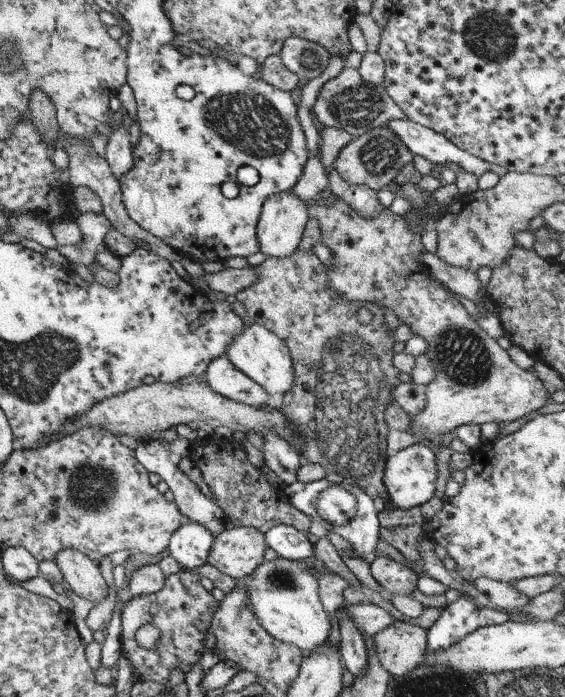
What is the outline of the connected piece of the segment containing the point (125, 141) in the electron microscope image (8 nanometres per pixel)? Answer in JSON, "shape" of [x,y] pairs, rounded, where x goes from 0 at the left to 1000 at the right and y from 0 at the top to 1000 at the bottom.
{"shape":[[[209,181],[191,194],[186,208],[186,232],[196,244],[198,253],[211,255],[232,241],[234,211],[230,209],[230,189],[218,181]]]}

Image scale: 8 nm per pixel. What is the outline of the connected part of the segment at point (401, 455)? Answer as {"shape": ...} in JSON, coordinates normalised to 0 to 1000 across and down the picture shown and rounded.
{"shape":[[[738,633],[703,647],[696,654],[683,656],[674,689],[685,706],[687,726],[696,730],[724,732],[756,720],[766,712],[770,686],[773,686],[770,651]]]}

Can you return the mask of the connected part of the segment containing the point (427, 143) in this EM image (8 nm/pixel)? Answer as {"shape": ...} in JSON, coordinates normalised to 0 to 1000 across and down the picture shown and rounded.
{"shape":[[[724,171],[688,172],[683,182],[713,204],[713,209],[729,222],[747,224],[773,242],[781,235],[805,235],[805,238],[812,238],[814,244],[848,254],[865,241],[867,235],[862,232],[802,209],[789,195],[773,192],[761,184]]]}

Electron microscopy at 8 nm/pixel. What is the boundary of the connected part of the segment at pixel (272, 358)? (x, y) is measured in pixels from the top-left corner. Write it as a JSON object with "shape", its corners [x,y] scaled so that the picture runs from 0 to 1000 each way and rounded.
{"shape":[[[458,463],[441,465],[430,471],[430,476],[423,476],[423,482],[416,482],[396,511],[434,539],[439,539],[448,548],[453,548],[474,568],[501,568],[504,562],[515,560],[519,551],[519,525],[515,522],[513,505],[496,484],[476,476],[473,471]]]}

